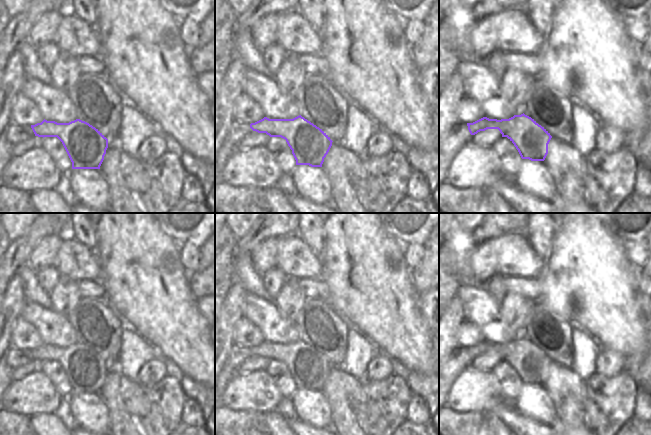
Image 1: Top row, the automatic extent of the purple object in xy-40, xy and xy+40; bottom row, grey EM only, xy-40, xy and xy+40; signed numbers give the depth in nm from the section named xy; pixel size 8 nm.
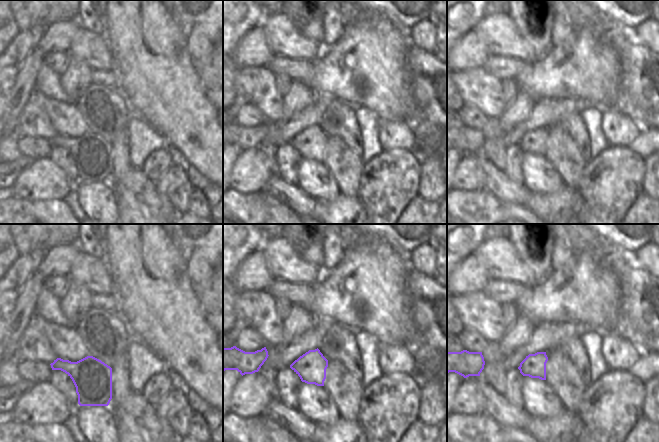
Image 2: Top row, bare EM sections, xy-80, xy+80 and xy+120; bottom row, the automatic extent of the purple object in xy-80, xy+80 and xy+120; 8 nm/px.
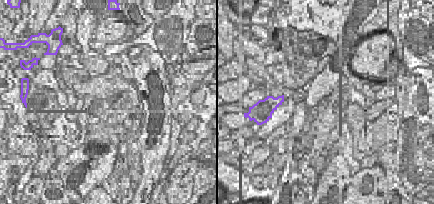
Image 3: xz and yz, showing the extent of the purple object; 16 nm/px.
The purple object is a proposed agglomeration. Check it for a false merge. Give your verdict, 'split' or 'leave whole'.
split

